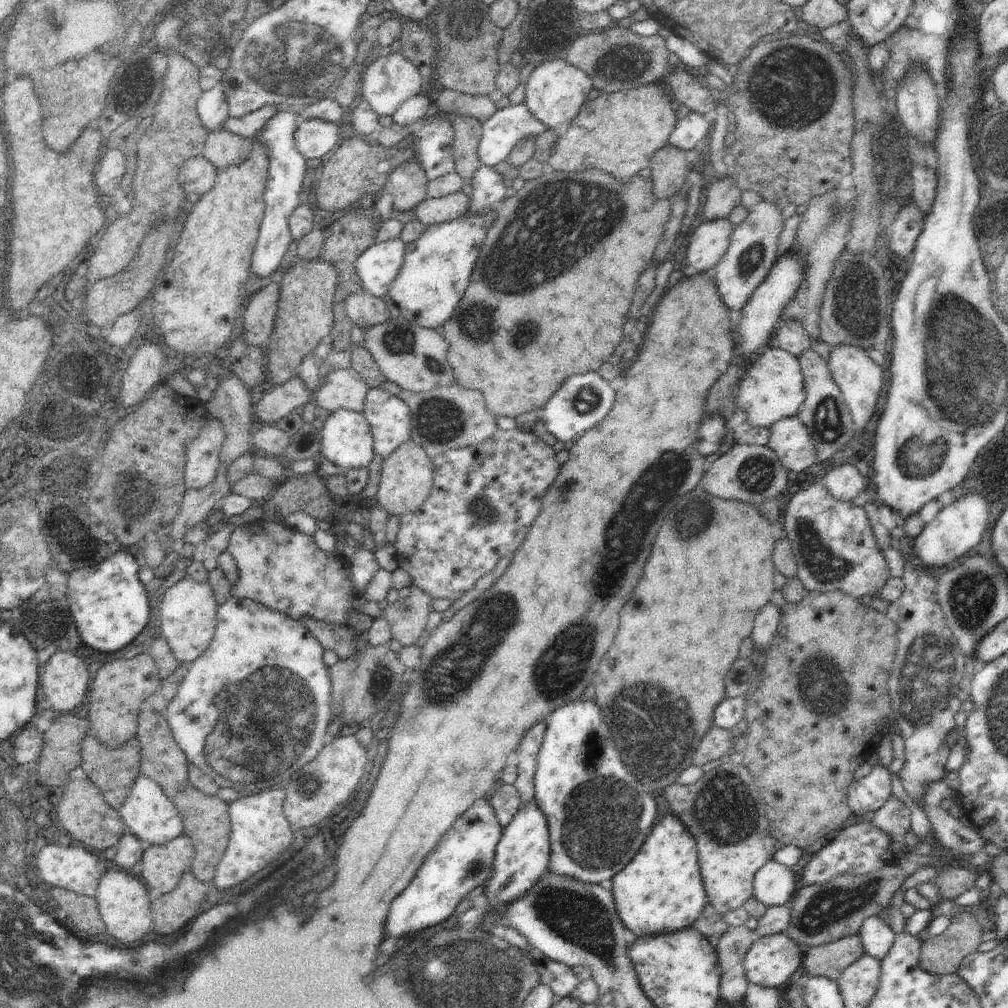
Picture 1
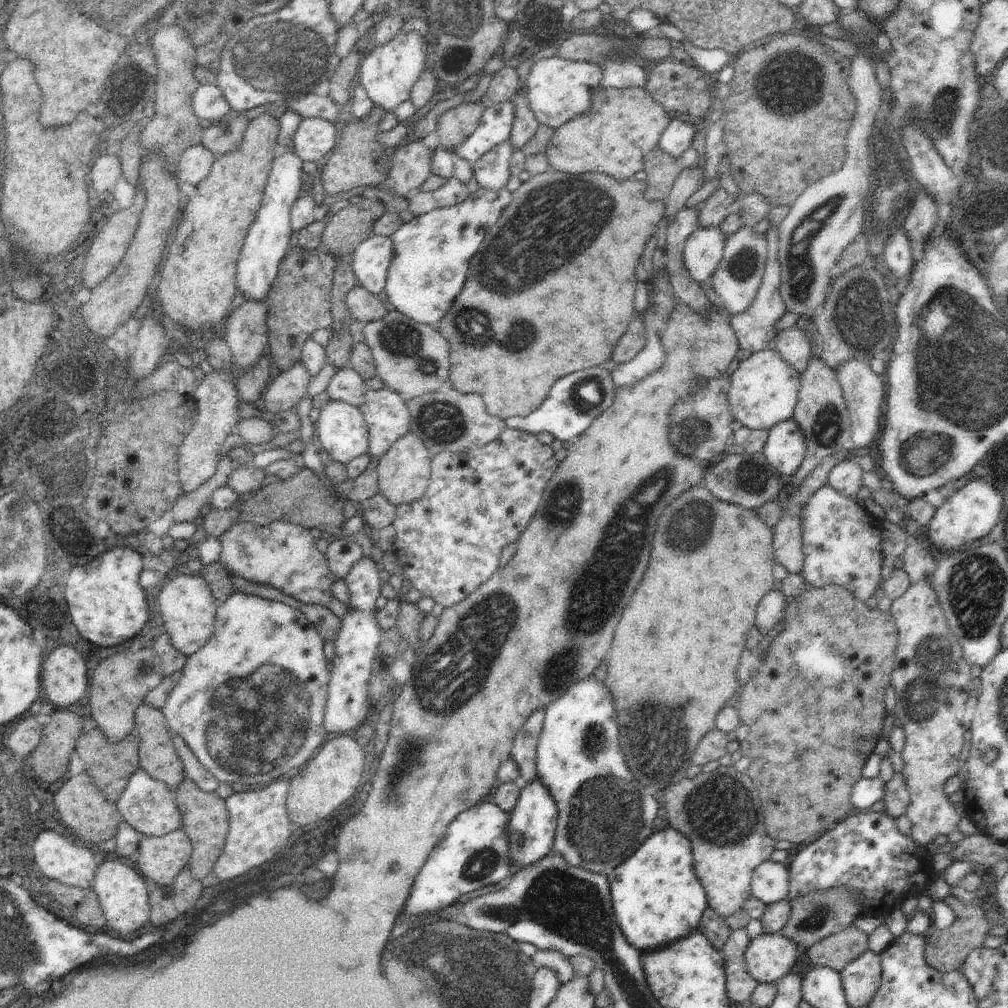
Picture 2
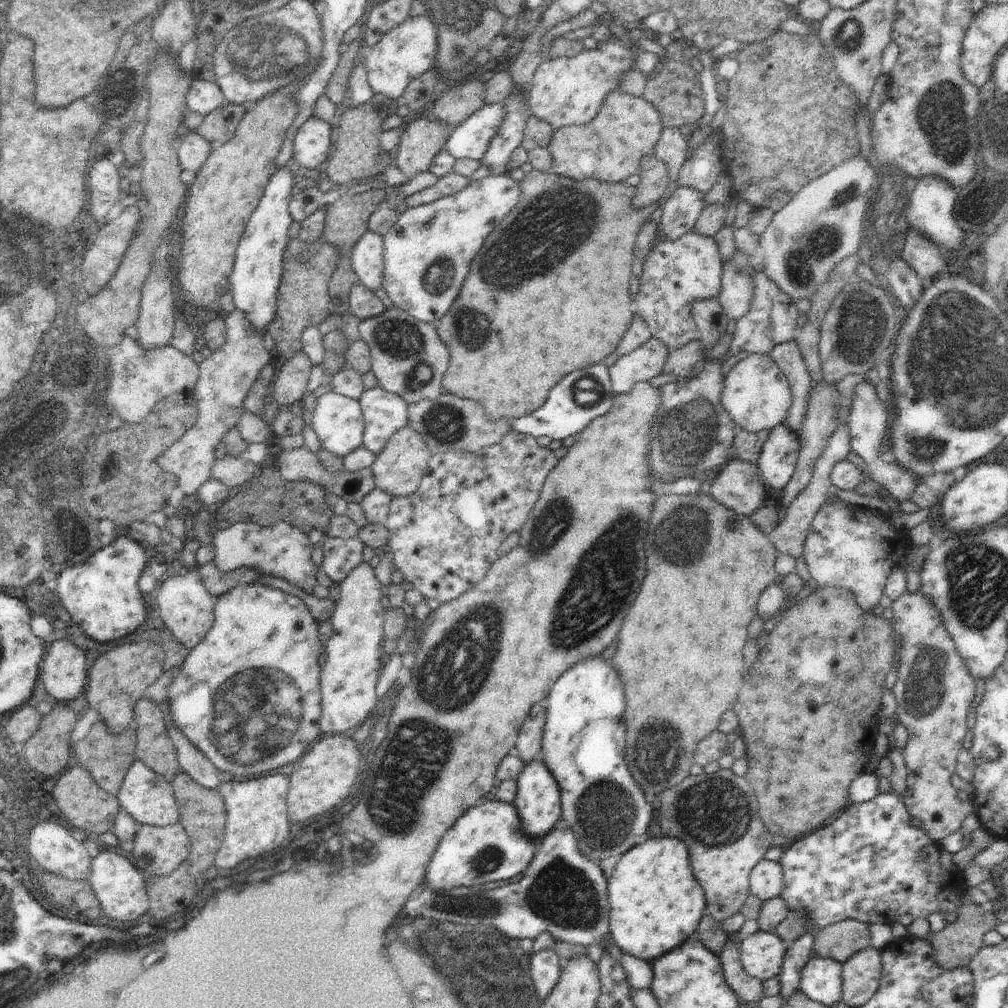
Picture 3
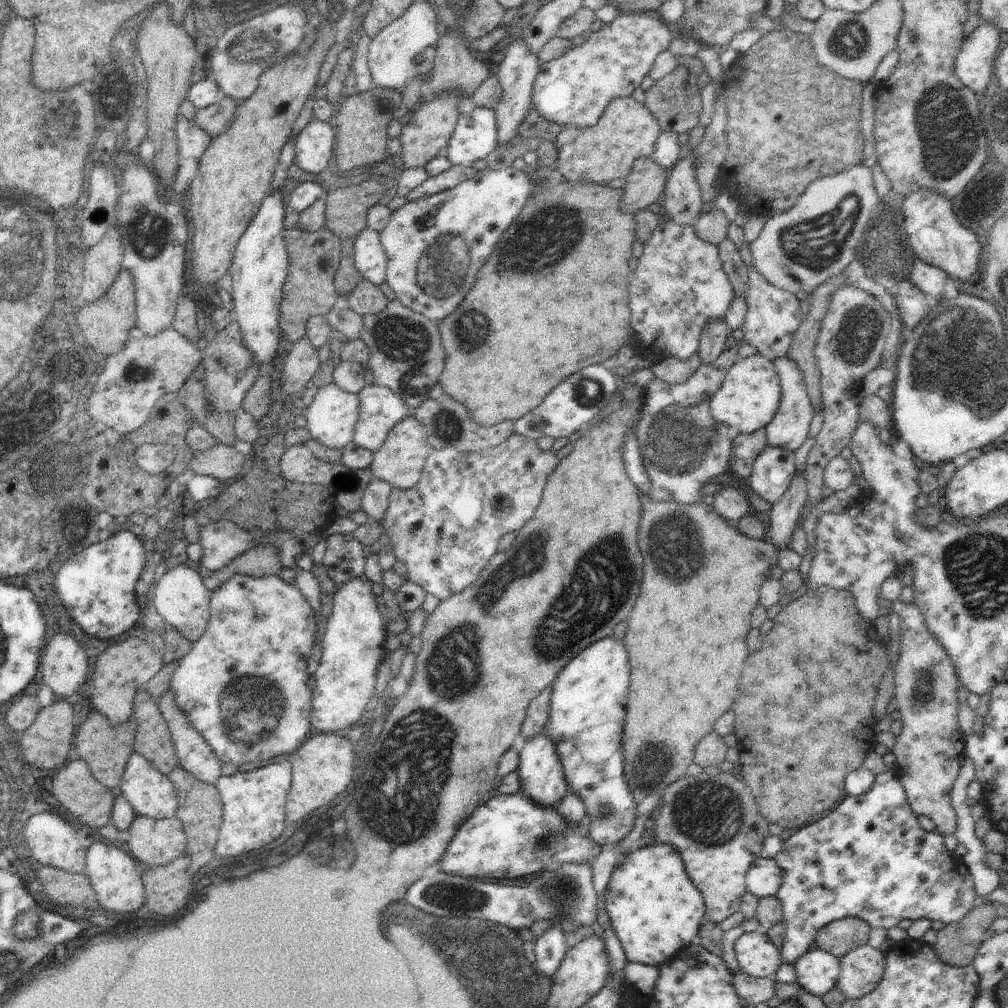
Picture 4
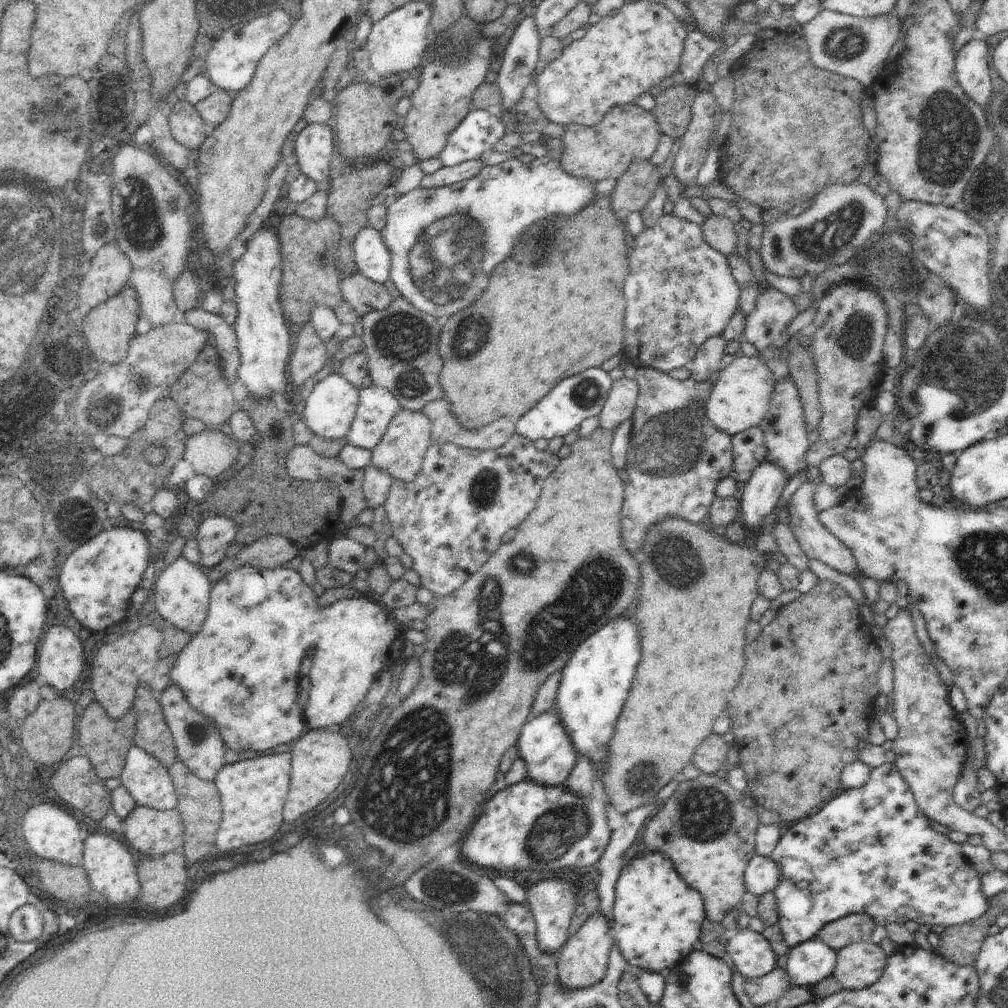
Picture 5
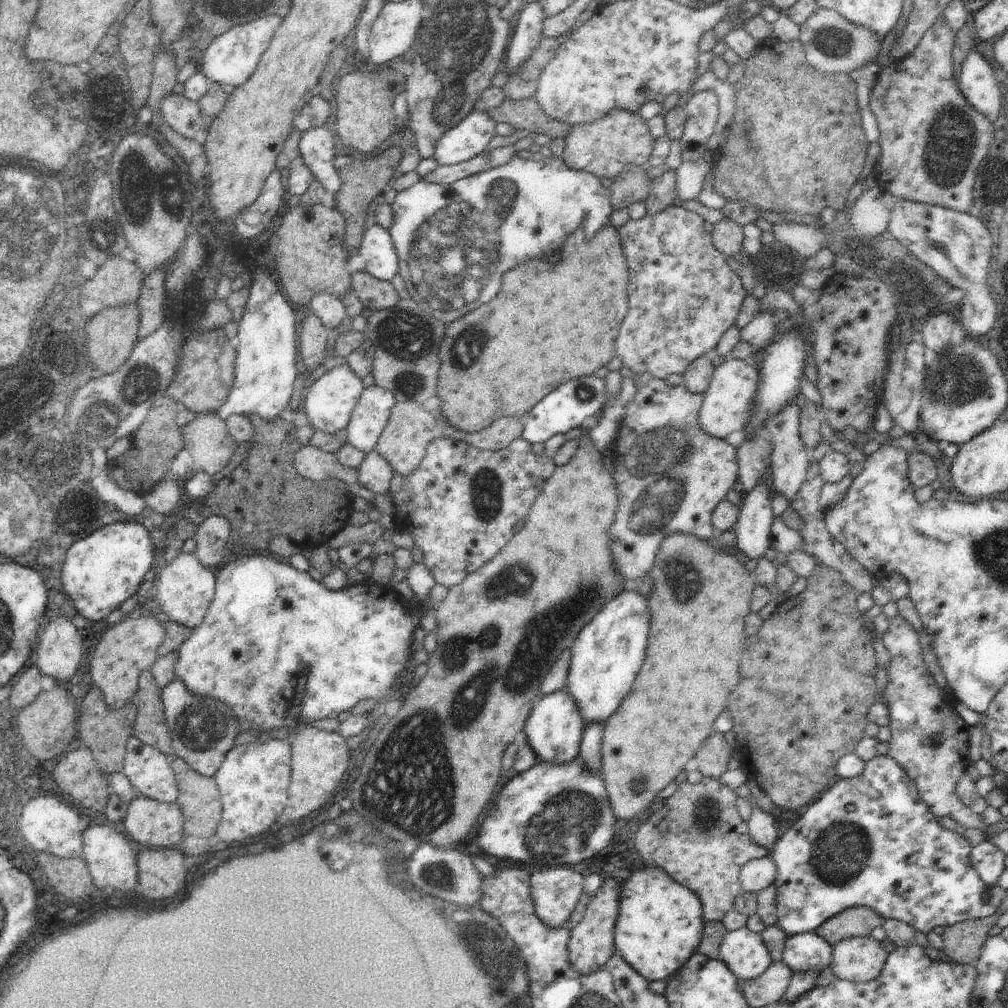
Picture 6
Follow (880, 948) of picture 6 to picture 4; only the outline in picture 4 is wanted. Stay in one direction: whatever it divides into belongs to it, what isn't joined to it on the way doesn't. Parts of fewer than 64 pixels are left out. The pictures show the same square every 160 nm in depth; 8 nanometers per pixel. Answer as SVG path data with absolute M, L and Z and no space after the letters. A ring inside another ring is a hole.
M871 945L852 948L840 960L840 977L836 989L846 999L866 996L882 980L885 970L886 952L875 950Z

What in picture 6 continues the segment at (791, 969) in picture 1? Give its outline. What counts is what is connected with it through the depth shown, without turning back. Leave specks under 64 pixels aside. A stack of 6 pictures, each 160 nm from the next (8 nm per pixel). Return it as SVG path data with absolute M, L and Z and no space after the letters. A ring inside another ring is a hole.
M746 926L729 931L719 953L719 959L728 965L741 983L758 978L774 962L761 934Z

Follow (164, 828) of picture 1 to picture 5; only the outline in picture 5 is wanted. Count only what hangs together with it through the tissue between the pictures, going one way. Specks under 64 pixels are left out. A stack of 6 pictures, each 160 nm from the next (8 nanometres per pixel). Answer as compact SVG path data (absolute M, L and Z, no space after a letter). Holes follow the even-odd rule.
M133 745L128 750L121 779L137 806L176 809L177 794L168 769L142 748Z

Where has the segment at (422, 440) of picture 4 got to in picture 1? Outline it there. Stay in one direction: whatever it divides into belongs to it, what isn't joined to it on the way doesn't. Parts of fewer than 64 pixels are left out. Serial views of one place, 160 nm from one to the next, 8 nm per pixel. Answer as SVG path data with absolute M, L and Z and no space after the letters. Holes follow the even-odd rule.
M412 438L402 443L388 458L381 468L381 479L376 495L380 505L389 515L402 515L417 511L430 496L433 487L433 468L426 451Z

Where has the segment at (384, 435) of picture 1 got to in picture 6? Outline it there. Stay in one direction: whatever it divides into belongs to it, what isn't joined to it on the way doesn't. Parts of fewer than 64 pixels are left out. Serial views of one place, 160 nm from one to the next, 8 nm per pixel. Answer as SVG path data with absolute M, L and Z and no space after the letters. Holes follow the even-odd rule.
M376 384L365 388L345 428L347 442L365 453L374 450L396 403L392 391Z

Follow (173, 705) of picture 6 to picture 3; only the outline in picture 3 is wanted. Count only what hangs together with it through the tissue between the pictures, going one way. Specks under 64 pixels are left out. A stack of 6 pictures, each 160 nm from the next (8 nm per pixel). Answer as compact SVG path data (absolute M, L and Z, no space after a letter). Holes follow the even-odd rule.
M168 700L163 702L162 710L164 718L169 722L167 729L177 752L180 771L189 774L197 783L207 789L217 789L222 784L221 772L178 727L171 723Z

